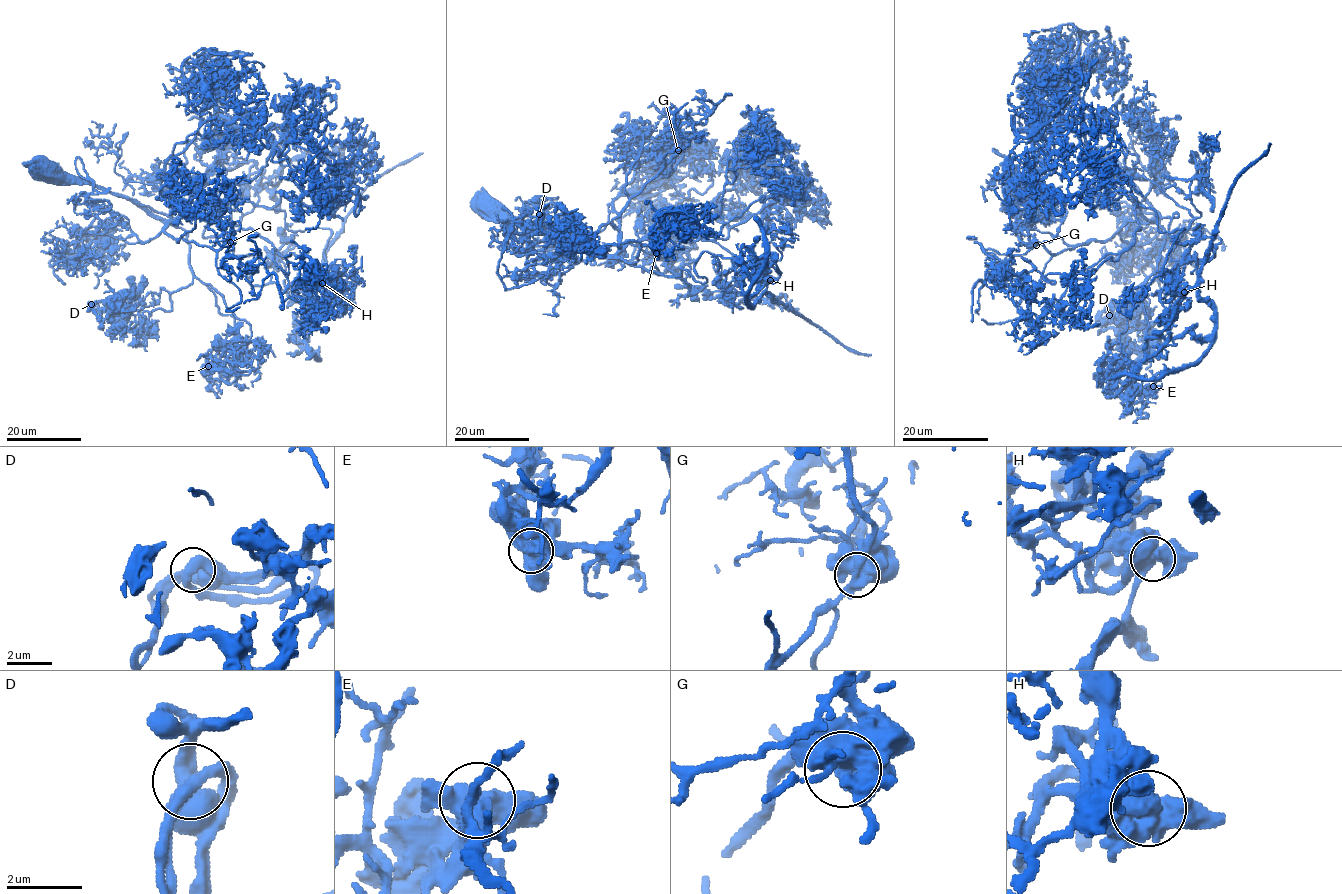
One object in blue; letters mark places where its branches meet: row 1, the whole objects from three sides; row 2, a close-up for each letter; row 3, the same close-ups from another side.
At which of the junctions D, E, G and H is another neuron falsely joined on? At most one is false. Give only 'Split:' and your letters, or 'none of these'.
Split: H

